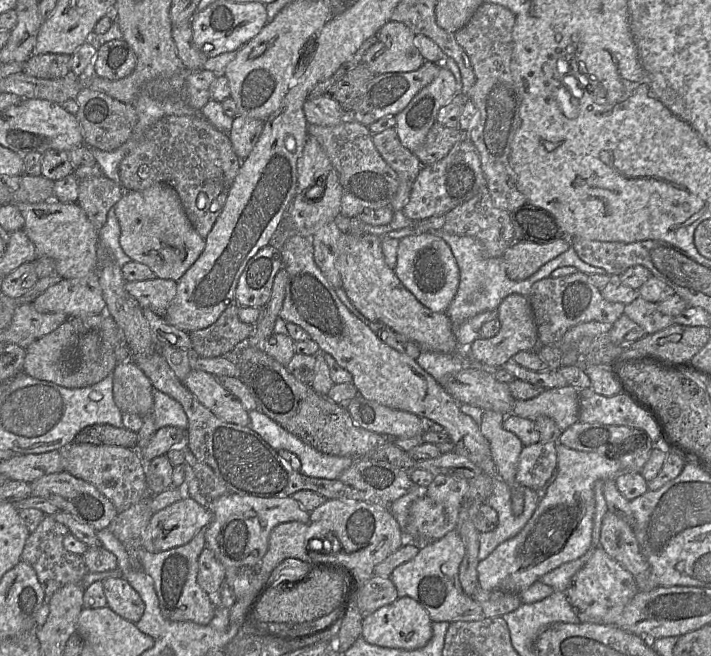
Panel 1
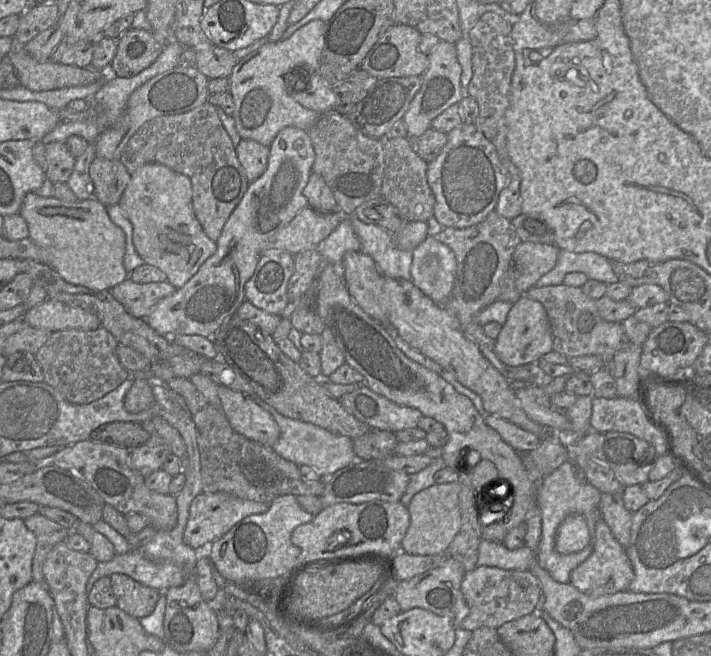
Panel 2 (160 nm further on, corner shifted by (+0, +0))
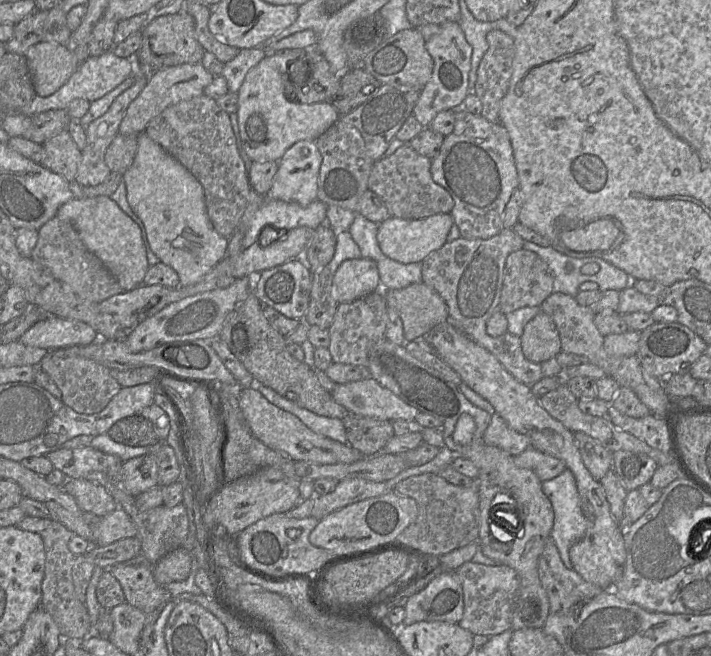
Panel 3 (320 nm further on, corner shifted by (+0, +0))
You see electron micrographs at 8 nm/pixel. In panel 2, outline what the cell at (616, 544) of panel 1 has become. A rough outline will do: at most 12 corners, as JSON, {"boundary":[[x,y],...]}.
{"boundary":[[622,492],[601,494],[600,518],[626,549],[632,515]]}

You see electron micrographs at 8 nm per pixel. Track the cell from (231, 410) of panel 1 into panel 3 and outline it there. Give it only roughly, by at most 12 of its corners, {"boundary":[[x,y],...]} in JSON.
{"boundary":[[243,388],[251,433],[293,461],[351,464],[349,444],[314,433],[299,418]]}

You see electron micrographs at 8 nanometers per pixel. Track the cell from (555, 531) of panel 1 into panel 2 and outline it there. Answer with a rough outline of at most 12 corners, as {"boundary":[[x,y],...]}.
{"boundary":[[583,516],[559,525],[555,548],[562,555],[583,550],[590,533]]}

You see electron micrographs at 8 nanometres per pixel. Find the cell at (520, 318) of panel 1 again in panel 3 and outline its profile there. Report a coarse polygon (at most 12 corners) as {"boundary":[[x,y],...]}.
{"boundary":[[542,310],[525,325],[524,356],[535,363],[561,351],[556,325]]}

